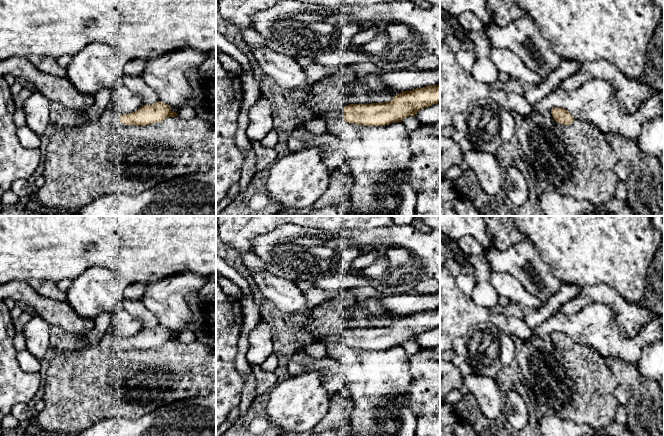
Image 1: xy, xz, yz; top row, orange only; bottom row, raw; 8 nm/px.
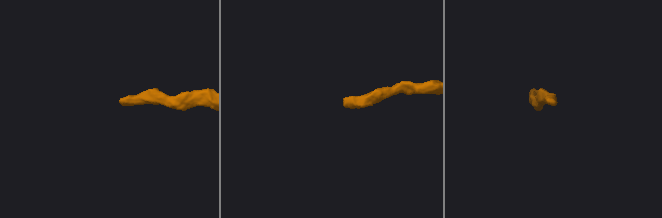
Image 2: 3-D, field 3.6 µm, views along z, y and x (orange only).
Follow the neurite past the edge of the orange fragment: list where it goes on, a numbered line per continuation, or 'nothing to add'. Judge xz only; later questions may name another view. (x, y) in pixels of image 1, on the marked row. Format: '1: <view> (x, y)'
1: xz (337, 116)

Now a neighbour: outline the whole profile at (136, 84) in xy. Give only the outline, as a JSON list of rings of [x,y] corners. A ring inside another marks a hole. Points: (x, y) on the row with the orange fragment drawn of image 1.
[[[124,75],[122,84],[127,86],[131,91],[140,95],[145,105],[151,105],[159,101],[156,93],[144,82],[141,76]]]

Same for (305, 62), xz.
[[[296,56],[296,57],[294,57],[294,60],[299,65],[301,65],[304,69],[309,67],[312,64],[316,64],[317,63],[312,57]]]

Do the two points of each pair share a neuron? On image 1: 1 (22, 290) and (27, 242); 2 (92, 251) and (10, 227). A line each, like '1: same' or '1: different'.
1: different
2: same

